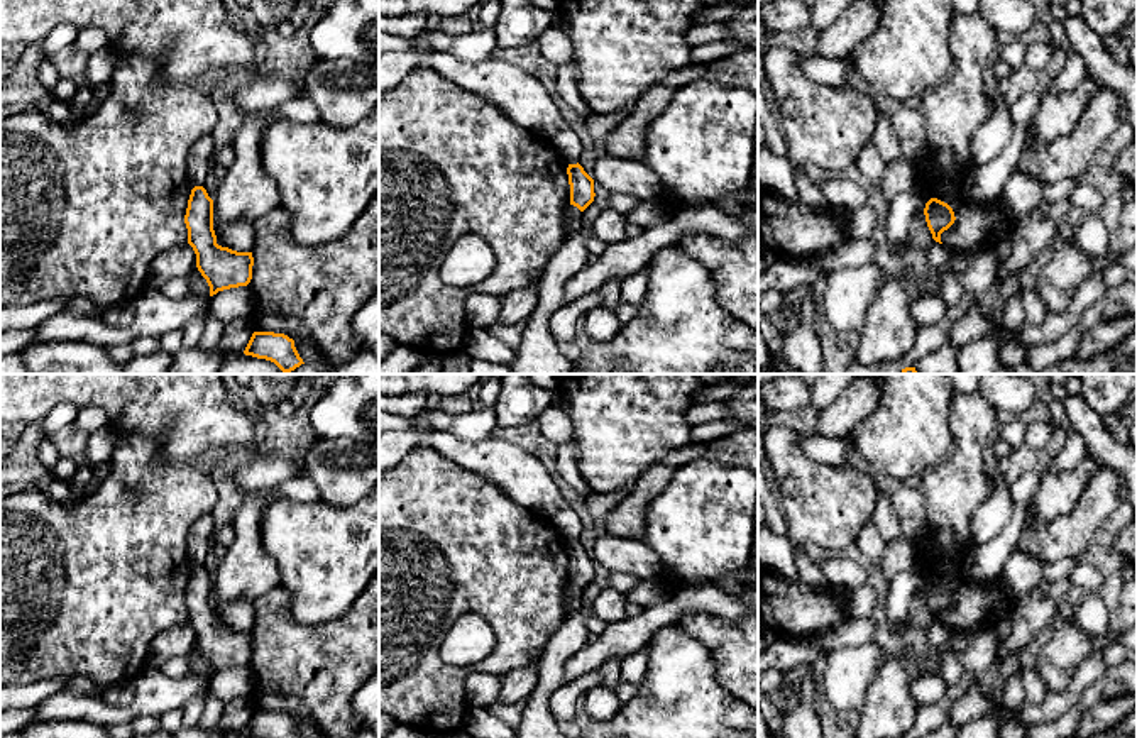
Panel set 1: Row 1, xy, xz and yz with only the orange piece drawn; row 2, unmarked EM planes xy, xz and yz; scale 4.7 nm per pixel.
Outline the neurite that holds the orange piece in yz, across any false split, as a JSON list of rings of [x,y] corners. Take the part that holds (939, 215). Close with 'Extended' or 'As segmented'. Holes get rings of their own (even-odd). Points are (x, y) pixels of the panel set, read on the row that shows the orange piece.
[[[931,198],[926,203],[924,215],[932,239],[942,244],[941,234],[948,230],[956,220],[953,208],[937,198]]]. As segmented

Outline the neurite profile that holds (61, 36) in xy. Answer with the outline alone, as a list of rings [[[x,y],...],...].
[[[69,24],[54,27],[41,42],[44,59],[49,59],[54,52],[74,44],[80,29]]]

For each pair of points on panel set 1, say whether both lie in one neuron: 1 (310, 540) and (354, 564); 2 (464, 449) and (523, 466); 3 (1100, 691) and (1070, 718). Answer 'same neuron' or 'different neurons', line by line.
1: same neuron
2: same neuron
3: same neuron

